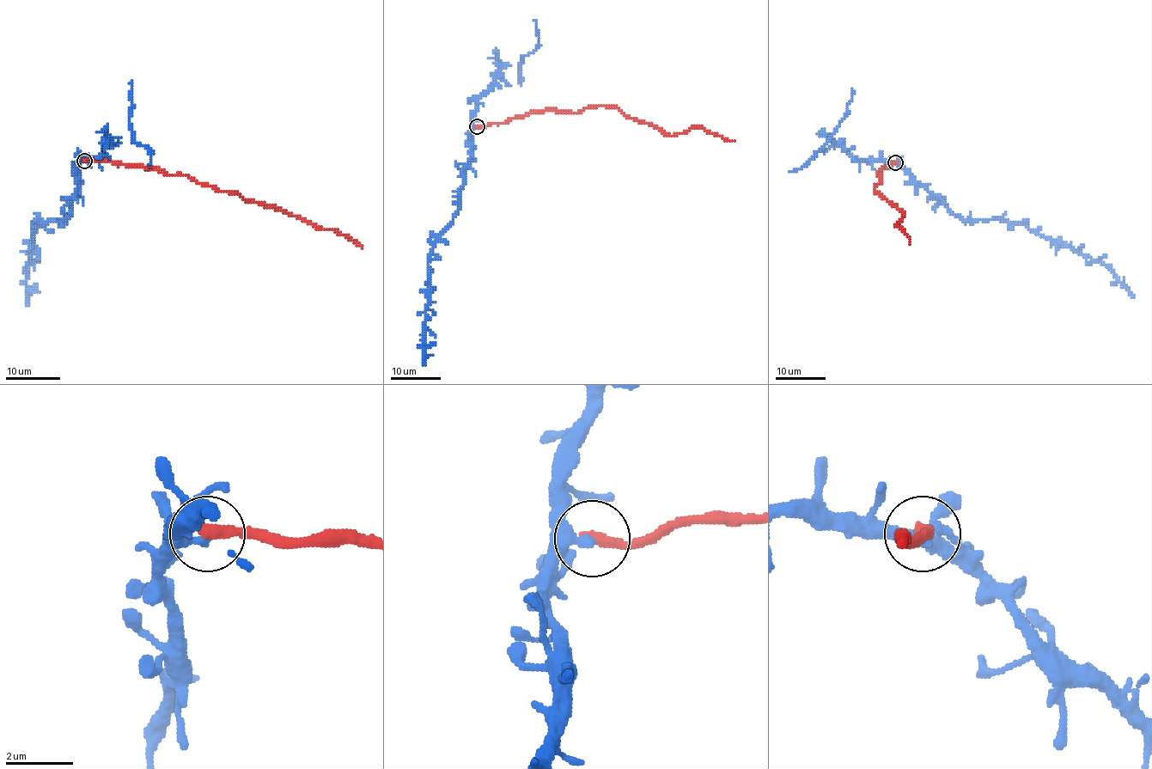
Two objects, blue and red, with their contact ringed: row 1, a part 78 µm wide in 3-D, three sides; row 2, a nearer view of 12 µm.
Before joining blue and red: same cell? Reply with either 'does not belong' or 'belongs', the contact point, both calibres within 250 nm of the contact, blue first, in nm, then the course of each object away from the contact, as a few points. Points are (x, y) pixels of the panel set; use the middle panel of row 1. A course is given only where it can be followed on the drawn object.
does not belong; place (477, 126); calibres 320 and 360 nm; course blue (477, 126), (471, 135), (471, 159), (454, 221), (429, 254), (423, 340), (424, 356), (432, 354); course red (477, 126), (505, 124), (533, 112), (574, 112), (590, 106), (612, 106), (670, 135), (704, 127), (735, 142)

